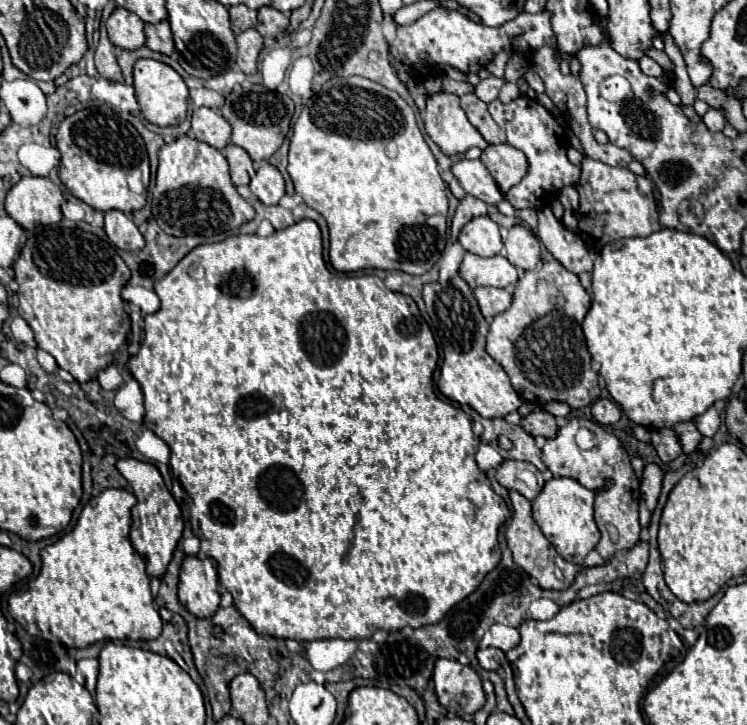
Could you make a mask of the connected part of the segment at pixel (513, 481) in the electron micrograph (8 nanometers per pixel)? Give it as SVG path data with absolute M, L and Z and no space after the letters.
M505 460L499 468L497 468L497 474L495 474L495 478L497 478L497 482L501 484L501 486L505 486L505 488L509 488L509 490L517 490L519 494L523 494L527 500L533 500L537 494L539 494L539 490L541 490L541 486L543 486L543 478L541 478L541 484L537 482L537 490L531 490L523 480L519 480L519 472L521 470L529 470L529 472L533 472L533 474L537 474L535 472L535 468L531 468L529 464L523 464L523 462L517 462L517 460Z

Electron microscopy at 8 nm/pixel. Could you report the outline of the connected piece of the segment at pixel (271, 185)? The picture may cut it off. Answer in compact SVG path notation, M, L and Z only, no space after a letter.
M263 164L261 168L257 168L255 176L251 178L249 188L263 204L271 206L285 196L285 178L275 166Z

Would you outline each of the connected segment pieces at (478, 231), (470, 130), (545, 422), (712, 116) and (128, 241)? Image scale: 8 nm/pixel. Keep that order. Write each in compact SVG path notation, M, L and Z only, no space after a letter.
M477 216L461 228L459 244L477 256L495 256L503 250L499 226L489 216Z
M439 92L427 98L425 130L447 156L465 154L473 146L481 150L487 146L483 136L467 120L455 94Z
M539 410L539 412L531 412L529 416L525 416L521 420L523 430L527 430L527 434L531 436L543 436L543 438L555 438L559 426L553 414Z
M709 108L709 112L707 112L701 120L711 132L721 132L723 126L725 126L725 118L723 118L723 114L721 114L719 110L715 110L715 108Z
M119 210L105 212L105 232L109 240L121 248L121 250L141 250L145 246L145 240L139 232L139 228Z

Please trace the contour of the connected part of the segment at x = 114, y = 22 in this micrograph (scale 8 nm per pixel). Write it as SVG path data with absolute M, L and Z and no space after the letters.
M115 8L115 12L109 16L107 32L111 44L123 50L137 50L145 44L143 20L125 8Z

